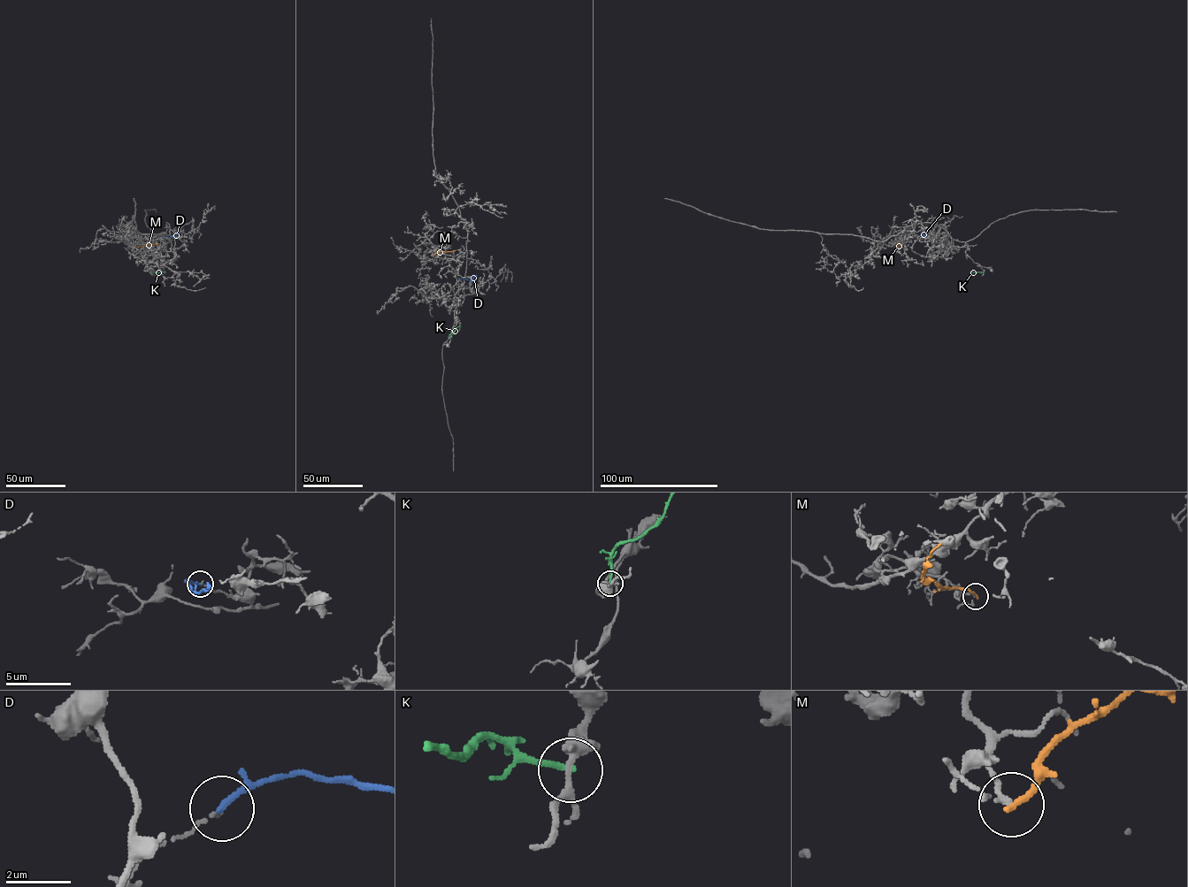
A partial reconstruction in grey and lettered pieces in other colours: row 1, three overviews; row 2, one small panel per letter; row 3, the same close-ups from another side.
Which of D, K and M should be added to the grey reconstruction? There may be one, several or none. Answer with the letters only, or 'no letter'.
no letter

